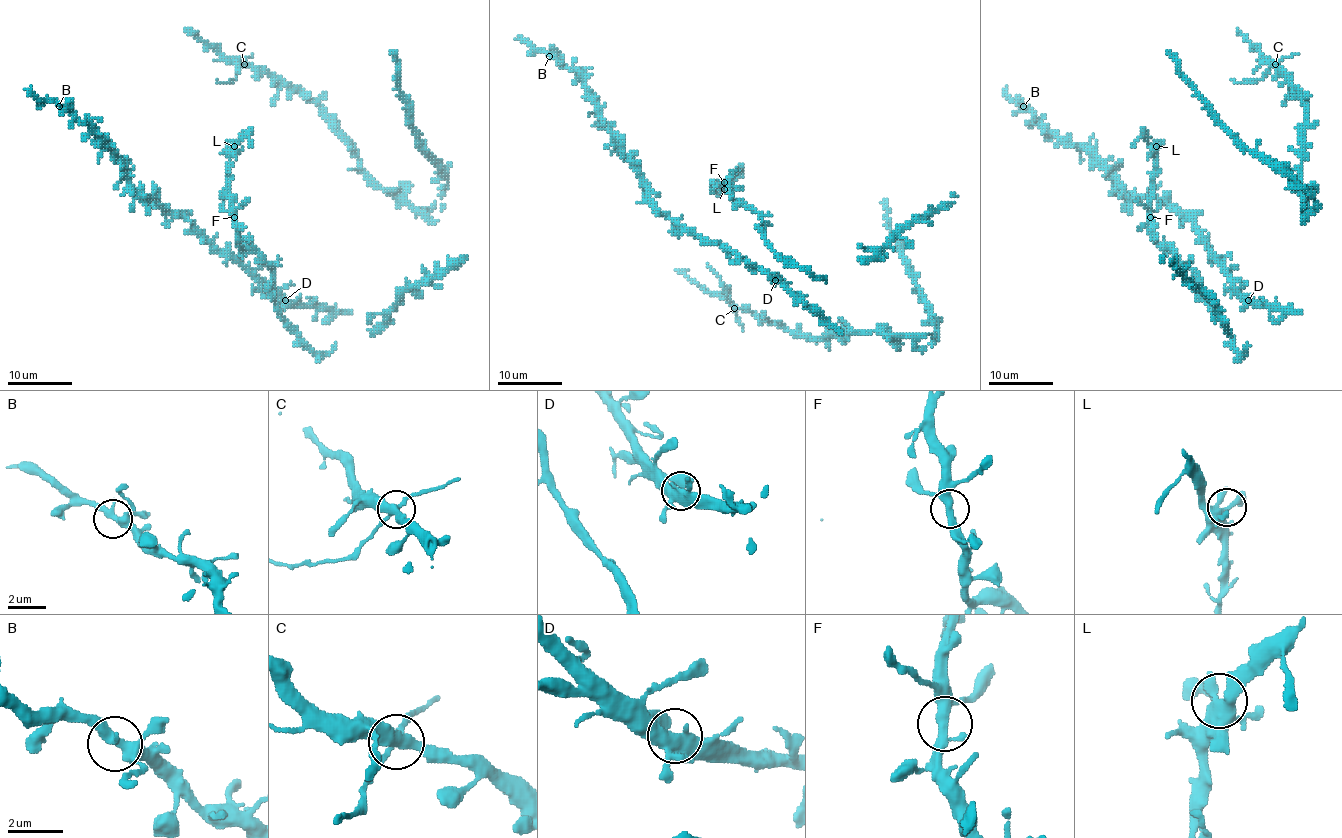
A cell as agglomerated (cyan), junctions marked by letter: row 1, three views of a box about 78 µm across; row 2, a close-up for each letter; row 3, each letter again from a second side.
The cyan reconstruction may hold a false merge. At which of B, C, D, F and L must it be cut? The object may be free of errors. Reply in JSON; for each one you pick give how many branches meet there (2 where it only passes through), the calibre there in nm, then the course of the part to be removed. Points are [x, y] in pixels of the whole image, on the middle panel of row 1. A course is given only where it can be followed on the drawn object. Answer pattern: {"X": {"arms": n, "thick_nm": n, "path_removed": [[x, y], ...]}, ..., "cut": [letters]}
{"C": {"arms": 4, "thick_nm": 340, "path_removed": [[734, 308], [721, 279], [707, 264]]}, "cut": ["C"]}

